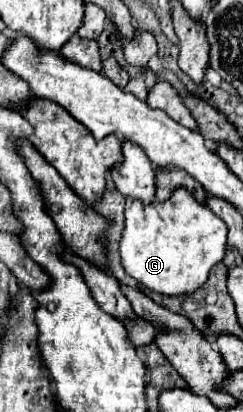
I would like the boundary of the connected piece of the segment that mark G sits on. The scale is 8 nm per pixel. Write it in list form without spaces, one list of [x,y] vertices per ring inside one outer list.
[[[179,189],[167,203],[151,203],[143,207],[141,203],[131,203],[131,207],[125,209],[125,231],[119,243],[121,263],[131,277],[135,277],[143,287],[149,287],[151,291],[159,291],[161,295],[179,297],[179,295],[191,295],[193,291],[201,289],[205,281],[209,279],[209,271],[221,263],[225,255],[225,239],[227,239],[227,227],[225,223],[215,217],[215,213],[209,207],[203,207],[193,195],[187,195],[187,191]]]

